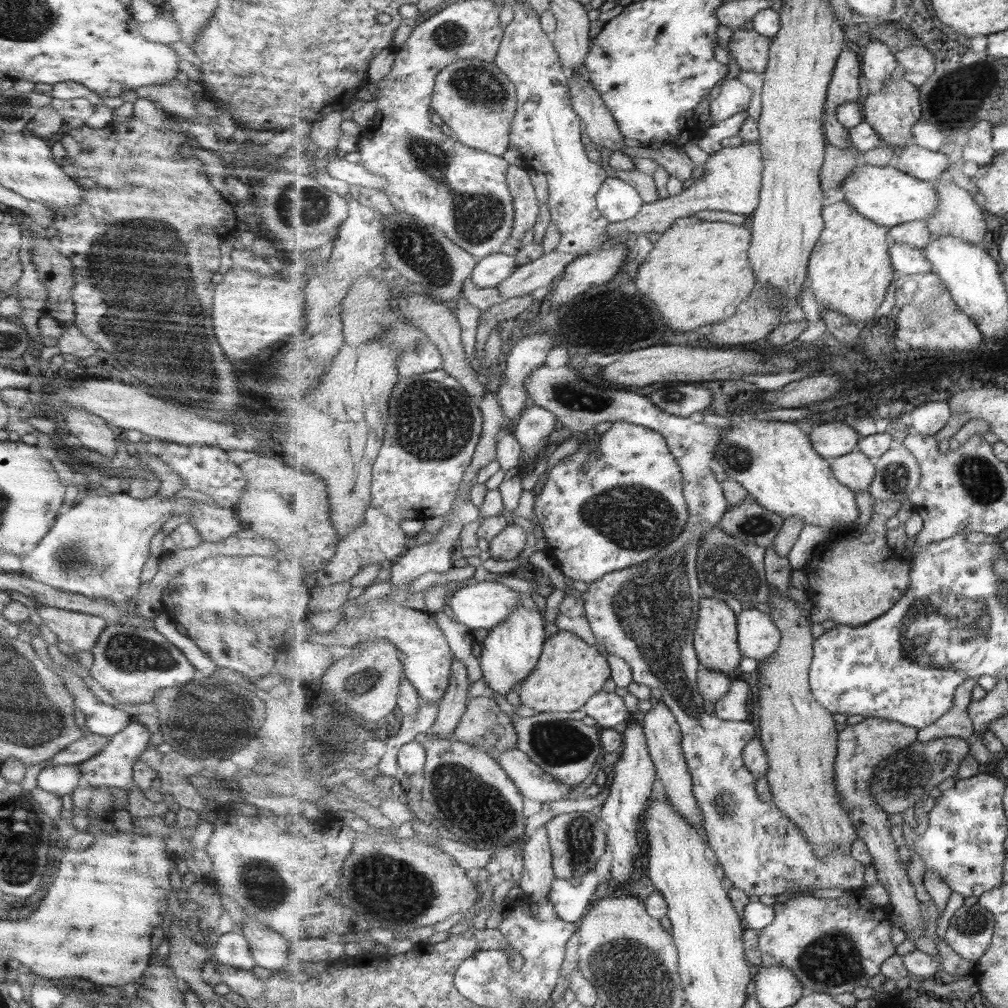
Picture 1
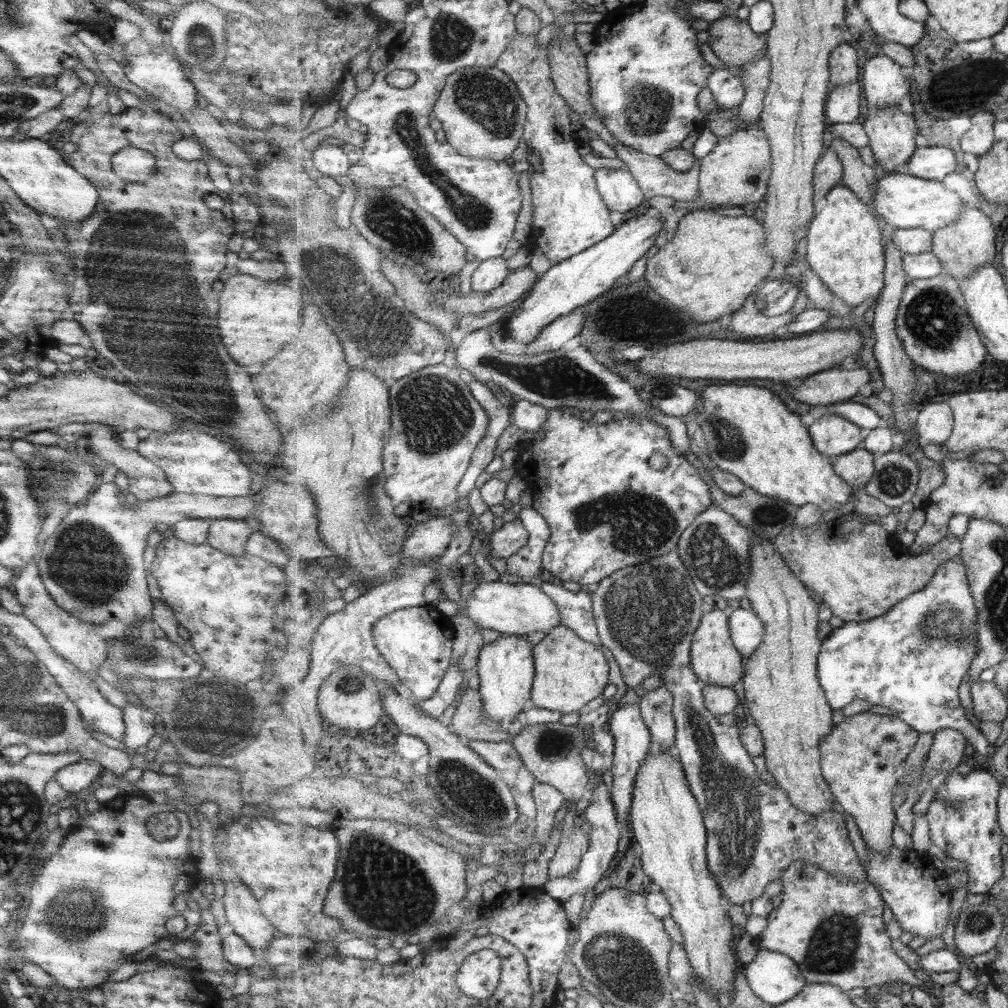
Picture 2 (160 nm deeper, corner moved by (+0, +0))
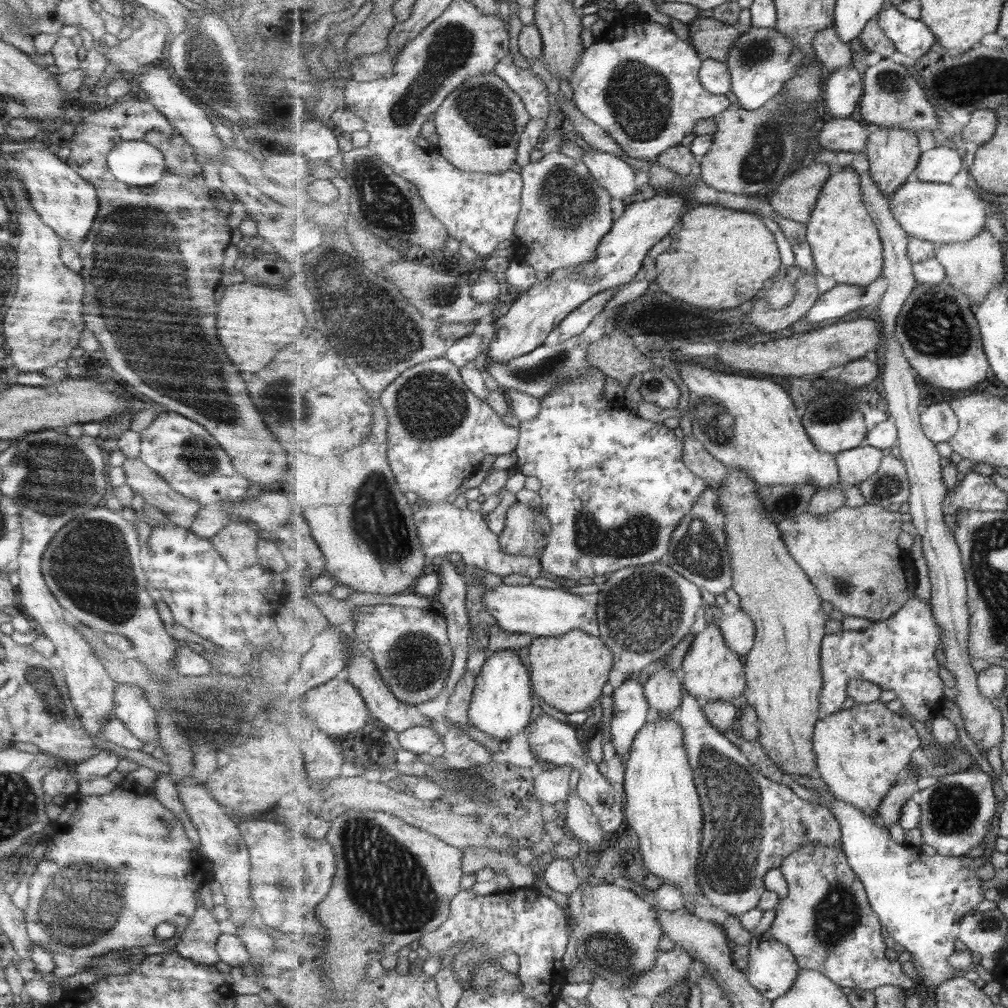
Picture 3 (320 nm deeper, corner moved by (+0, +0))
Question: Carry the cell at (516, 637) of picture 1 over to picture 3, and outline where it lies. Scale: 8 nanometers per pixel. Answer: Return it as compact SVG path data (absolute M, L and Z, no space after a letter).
M503 649L488 657L481 673L477 675L475 694L469 705L469 720L475 728L491 734L501 742L509 742L515 734L525 730L533 721L533 704L537 703L531 674L517 651Z

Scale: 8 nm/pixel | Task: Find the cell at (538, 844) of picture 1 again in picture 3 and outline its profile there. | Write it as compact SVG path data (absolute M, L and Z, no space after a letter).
M565 765L556 769L543 770L535 777L535 796L543 807L553 806L556 802L566 802L571 790L567 785L569 776L573 774L575 767Z

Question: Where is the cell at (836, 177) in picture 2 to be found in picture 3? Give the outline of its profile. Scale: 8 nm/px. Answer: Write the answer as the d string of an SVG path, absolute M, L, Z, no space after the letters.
M812 162L806 167L797 168L779 185L779 190L767 199L781 216L807 225L812 217L813 209L816 208L821 189L824 188L829 177L833 176L834 170L834 166L828 162Z

